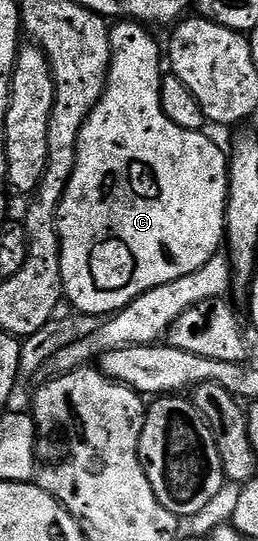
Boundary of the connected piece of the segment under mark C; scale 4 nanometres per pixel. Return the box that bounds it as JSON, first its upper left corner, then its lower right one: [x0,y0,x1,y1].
[56,19,228,318]

